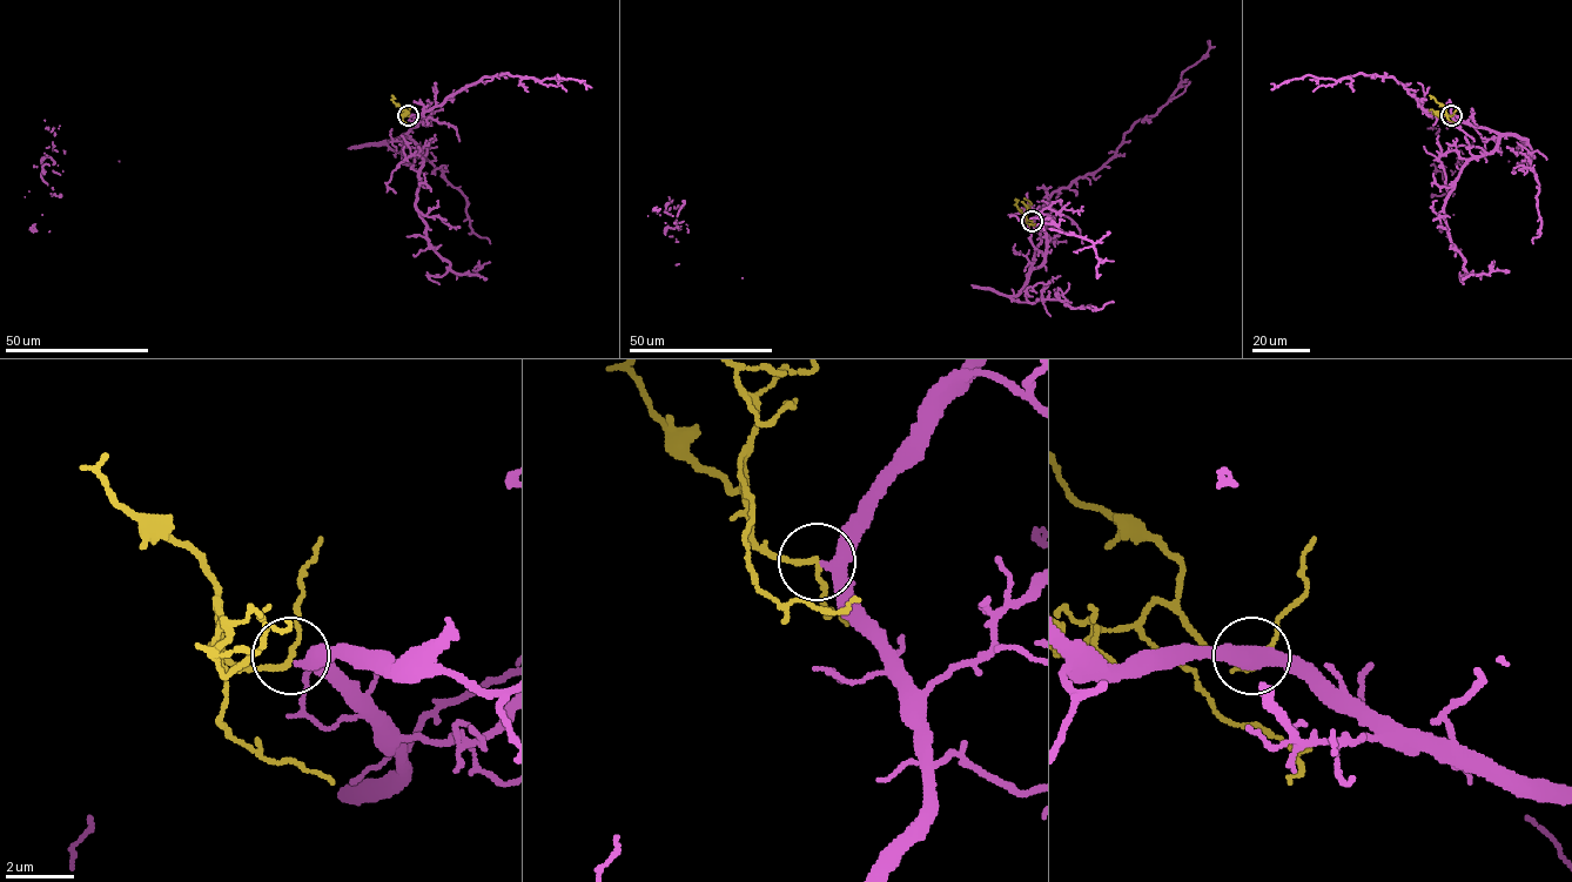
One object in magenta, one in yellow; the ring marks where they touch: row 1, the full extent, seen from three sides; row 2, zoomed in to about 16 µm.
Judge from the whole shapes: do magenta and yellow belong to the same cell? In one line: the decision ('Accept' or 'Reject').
Accept

